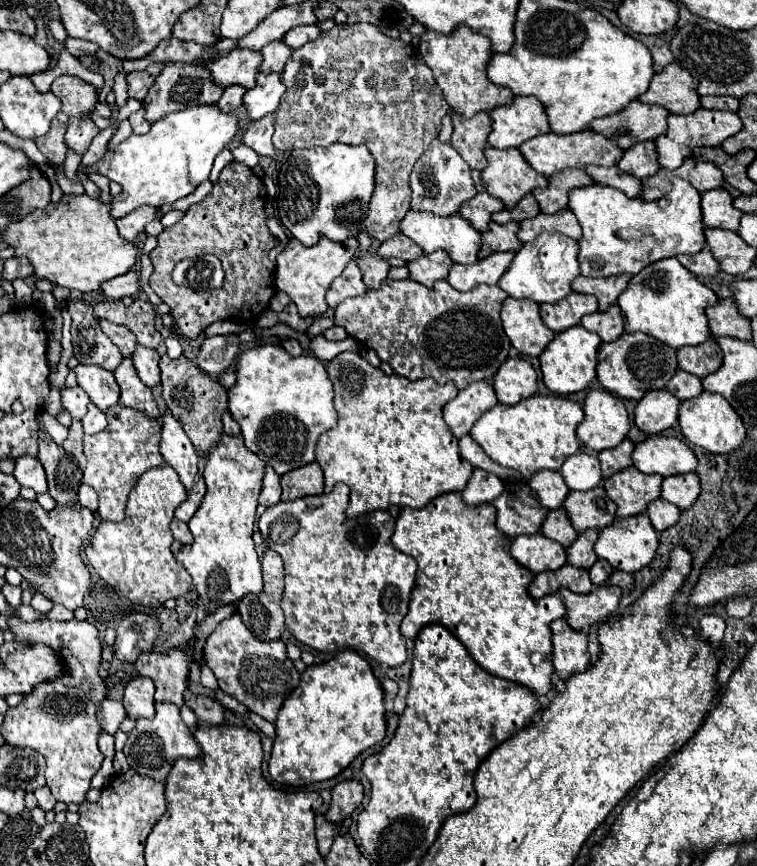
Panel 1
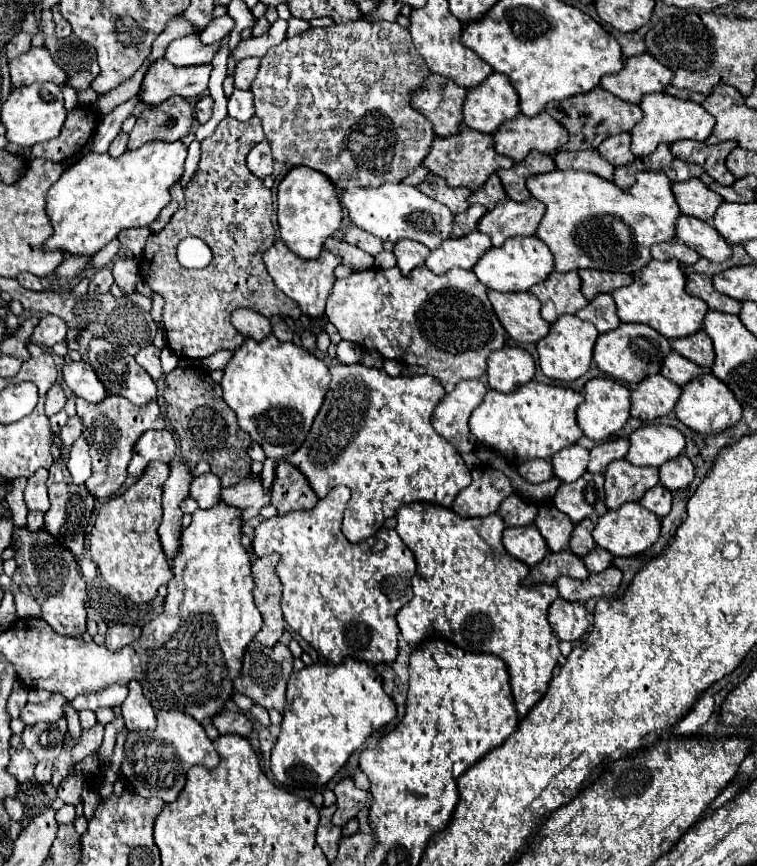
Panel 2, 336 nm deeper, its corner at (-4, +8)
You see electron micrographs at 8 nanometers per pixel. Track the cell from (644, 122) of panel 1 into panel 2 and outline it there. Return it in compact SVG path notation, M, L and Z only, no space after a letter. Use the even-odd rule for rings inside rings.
M596 87L590 93L574 95L562 101L550 101L544 111L554 117L560 125L564 125L570 133L568 143L560 147L560 151L580 151L580 149L596 149L608 135L616 135L622 131L630 131L638 121L640 121L640 107L626 103L612 93Z

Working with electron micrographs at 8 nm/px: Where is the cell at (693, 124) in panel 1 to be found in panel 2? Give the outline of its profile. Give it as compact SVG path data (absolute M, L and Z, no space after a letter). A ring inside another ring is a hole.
M648 93L648 95L644 95L642 101L640 101L640 109L642 109L644 117L630 131L630 135L632 135L632 153L636 157L650 155L660 143L672 145L674 141L680 141L680 139L706 141L712 133L714 123L716 123L712 119L712 115L708 115L708 111L704 111L702 105L698 105L694 101L676 99L676 97L666 95L666 93Z

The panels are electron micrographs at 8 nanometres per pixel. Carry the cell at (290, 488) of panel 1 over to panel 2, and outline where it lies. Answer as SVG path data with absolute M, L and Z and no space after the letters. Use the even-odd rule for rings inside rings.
M282 459L276 467L276 481L272 487L272 505L278 509L278 515L286 515L290 511L308 511L316 503L318 497L310 489L306 477Z

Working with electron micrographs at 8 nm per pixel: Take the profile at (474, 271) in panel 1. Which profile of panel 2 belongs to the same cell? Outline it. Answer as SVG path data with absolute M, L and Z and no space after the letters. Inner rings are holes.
M472 231L460 239L444 239L438 249L430 251L424 265L432 273L446 273L452 267L470 269L476 263L476 259L480 259L480 255L490 247L492 243L486 235L482 235L480 231Z

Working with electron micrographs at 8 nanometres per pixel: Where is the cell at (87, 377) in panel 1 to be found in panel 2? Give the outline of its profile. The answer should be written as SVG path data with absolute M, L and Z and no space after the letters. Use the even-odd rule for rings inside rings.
M78 361L78 363L64 363L62 377L70 391L76 397L86 399L88 403L100 403L108 393L104 391L104 385L96 379L96 373L92 371L90 363Z

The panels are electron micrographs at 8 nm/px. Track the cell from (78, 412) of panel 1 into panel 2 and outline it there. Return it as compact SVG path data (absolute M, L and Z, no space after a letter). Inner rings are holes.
M70 417L68 423L62 427L60 431L60 439L62 439L62 461L68 461L68 455L70 455L70 447L72 443L82 435L82 423L80 423L80 417Z

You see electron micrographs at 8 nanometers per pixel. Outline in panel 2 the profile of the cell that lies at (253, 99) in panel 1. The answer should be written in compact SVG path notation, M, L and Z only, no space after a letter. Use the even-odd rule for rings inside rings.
M234 91L228 99L228 115L238 121L248 121L254 115L252 91Z

